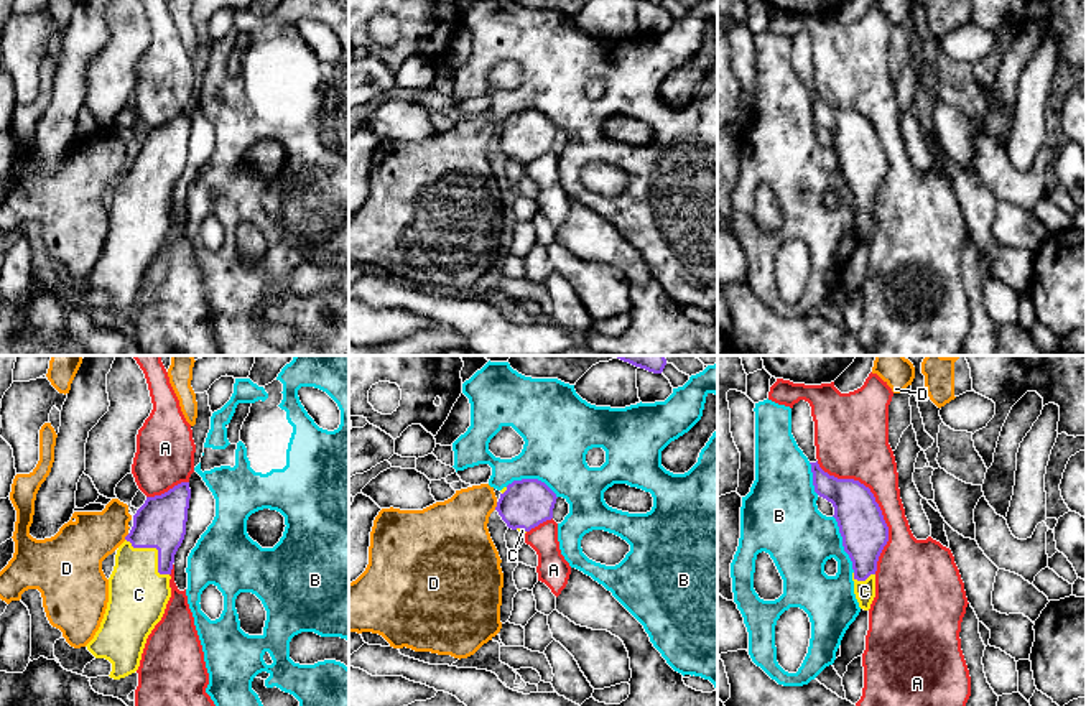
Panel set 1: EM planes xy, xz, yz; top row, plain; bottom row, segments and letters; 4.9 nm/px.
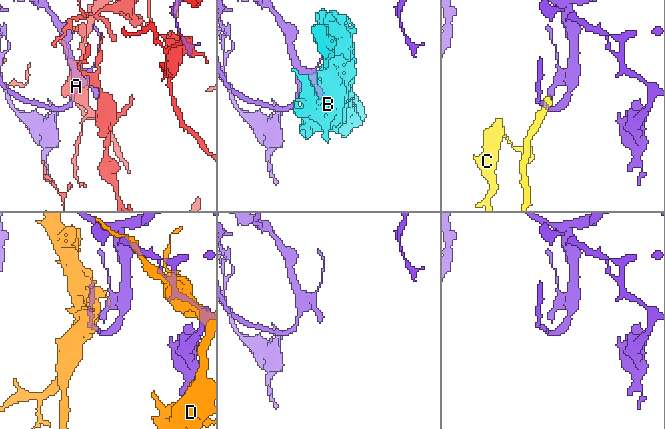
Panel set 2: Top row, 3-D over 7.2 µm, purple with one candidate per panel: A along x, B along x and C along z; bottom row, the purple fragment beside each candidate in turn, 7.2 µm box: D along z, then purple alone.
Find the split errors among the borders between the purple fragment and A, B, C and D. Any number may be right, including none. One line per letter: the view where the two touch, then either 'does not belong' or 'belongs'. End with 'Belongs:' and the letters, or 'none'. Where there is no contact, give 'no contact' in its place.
A: yz | does not belong
B: yz | does not belong
C: xy | belongs
D: xz | does not belong
Belongs: C

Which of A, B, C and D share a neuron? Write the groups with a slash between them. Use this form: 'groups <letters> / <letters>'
groups A / B / C / D

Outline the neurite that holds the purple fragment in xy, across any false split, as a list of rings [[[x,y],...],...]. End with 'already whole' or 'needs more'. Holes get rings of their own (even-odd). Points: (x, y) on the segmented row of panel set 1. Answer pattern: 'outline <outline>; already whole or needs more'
outline [[[189,482],[146,497],[117,550],[107,609],[86,645],[95,658],[112,663],[109,676],[114,680],[138,670],[146,639],[165,614],[174,555],[186,535],[189,499]]]; needs more

